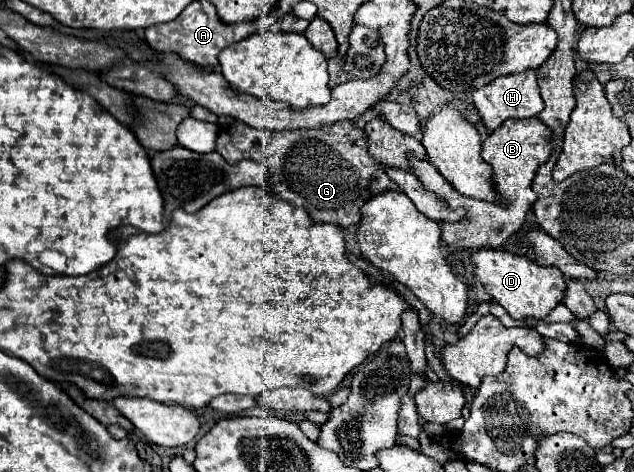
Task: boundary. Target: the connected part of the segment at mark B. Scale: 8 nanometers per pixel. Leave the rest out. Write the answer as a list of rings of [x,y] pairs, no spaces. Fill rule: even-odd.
[[[539,118],[507,120],[503,126],[493,130],[489,134],[489,138],[483,142],[481,156],[493,170],[493,186],[495,186],[495,192],[499,194],[499,204],[475,200],[475,198],[463,198],[453,186],[449,186],[449,182],[427,160],[409,156],[413,174],[423,182],[423,186],[429,192],[437,194],[443,202],[447,202],[449,208],[465,208],[467,210],[467,214],[455,224],[441,222],[441,230],[443,230],[441,240],[447,244],[449,252],[501,248],[523,226],[525,214],[535,202],[535,192],[531,190],[533,176],[535,176],[537,168],[551,156],[551,132],[549,132],[549,128],[545,128],[539,122]]]

